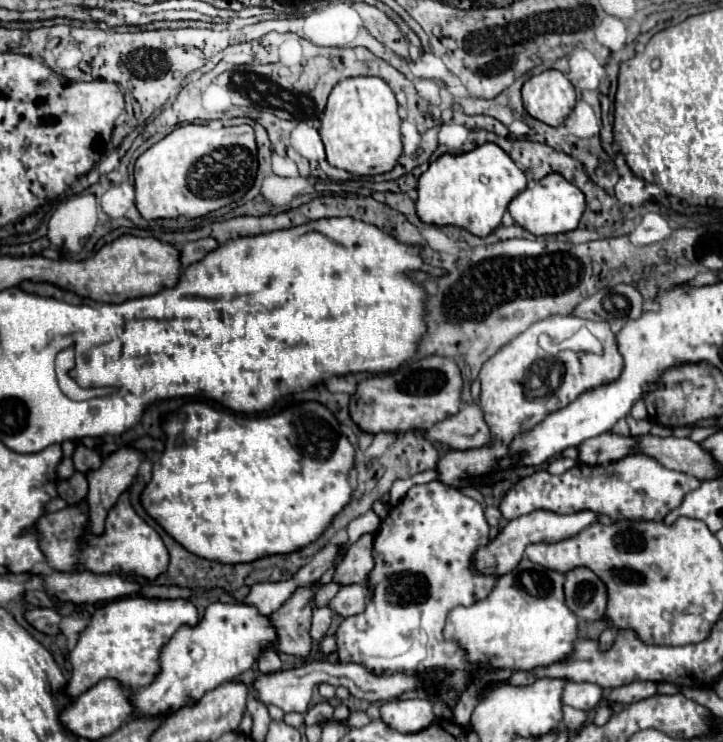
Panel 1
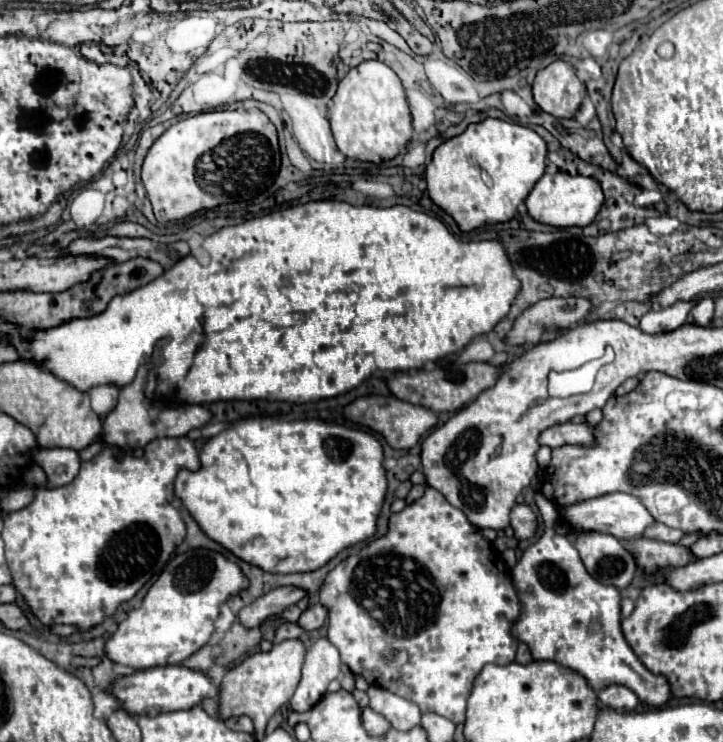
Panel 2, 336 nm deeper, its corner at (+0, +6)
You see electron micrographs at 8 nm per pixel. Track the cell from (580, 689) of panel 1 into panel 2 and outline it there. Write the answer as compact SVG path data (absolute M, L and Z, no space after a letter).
M608 685L598 691L600 705L618 713L630 713L638 707L638 697L624 685Z

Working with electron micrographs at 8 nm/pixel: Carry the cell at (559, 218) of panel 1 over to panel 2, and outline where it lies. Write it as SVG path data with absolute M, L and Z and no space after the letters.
M544 173L540 181L534 185L530 195L526 197L526 207L532 219L538 223L546 223L552 227L586 227L594 221L596 213L600 211L604 201L602 189L598 181L592 177L582 177L582 175L570 175L570 173Z

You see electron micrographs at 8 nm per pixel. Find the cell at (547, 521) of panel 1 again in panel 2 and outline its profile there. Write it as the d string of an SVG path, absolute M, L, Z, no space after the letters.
M608 493L608 495L594 497L594 499L576 503L576 505L562 507L558 513L560 513L560 519L564 519L576 531L608 533L618 539L640 537L644 533L644 529L654 523L654 517L646 511L646 507L634 495L628 495L628 493Z

